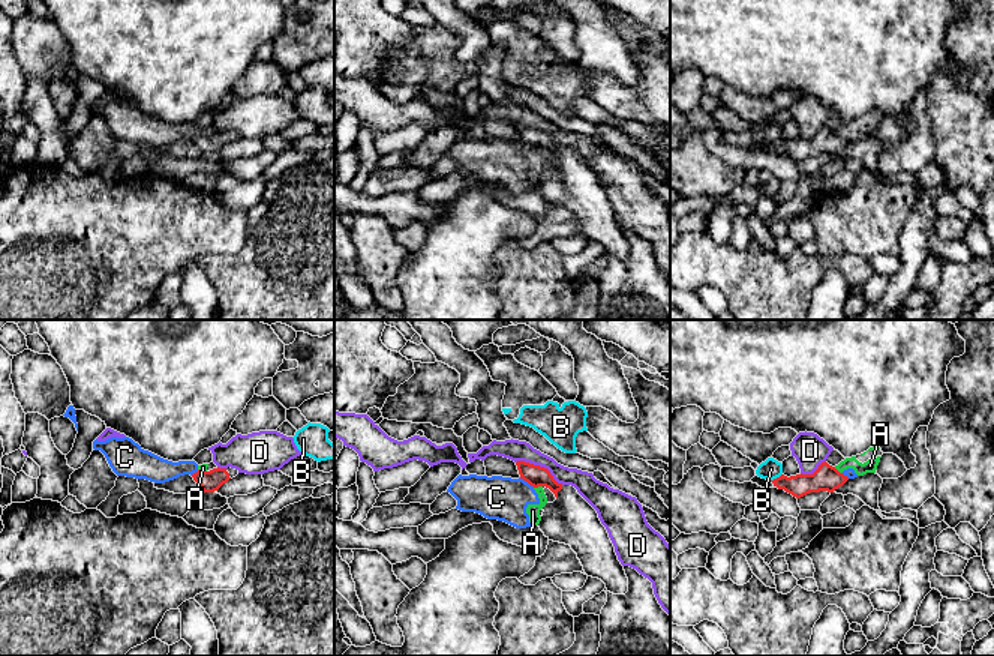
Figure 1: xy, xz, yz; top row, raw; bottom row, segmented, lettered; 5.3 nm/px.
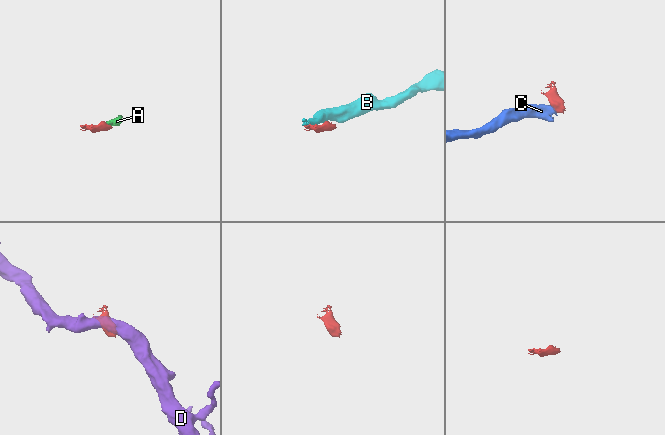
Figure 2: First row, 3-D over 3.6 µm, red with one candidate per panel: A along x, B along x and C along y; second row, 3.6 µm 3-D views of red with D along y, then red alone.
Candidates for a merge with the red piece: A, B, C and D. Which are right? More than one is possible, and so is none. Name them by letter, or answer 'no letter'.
no letter

